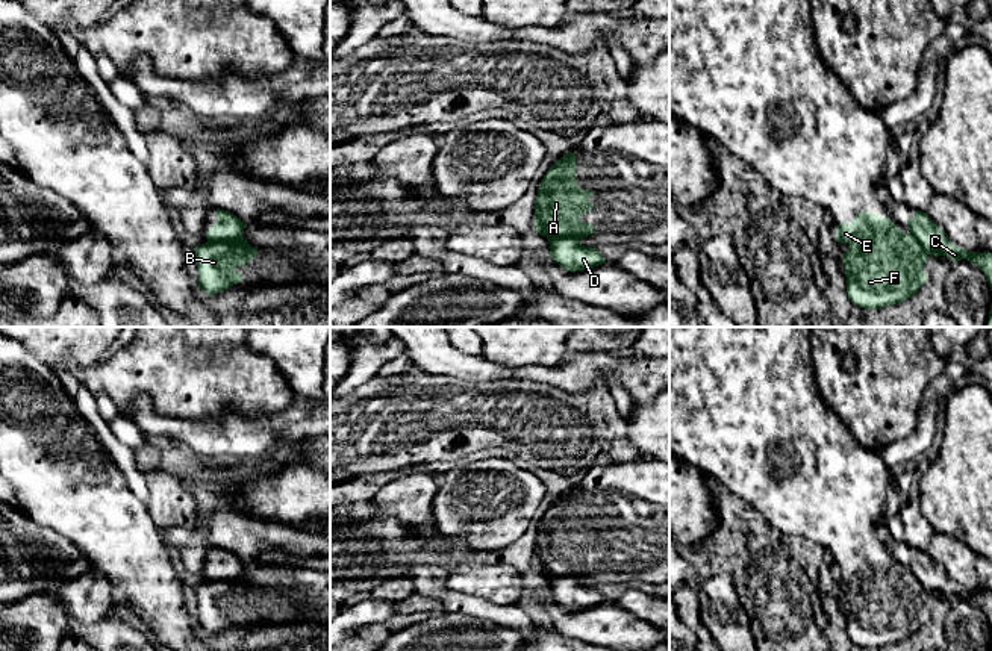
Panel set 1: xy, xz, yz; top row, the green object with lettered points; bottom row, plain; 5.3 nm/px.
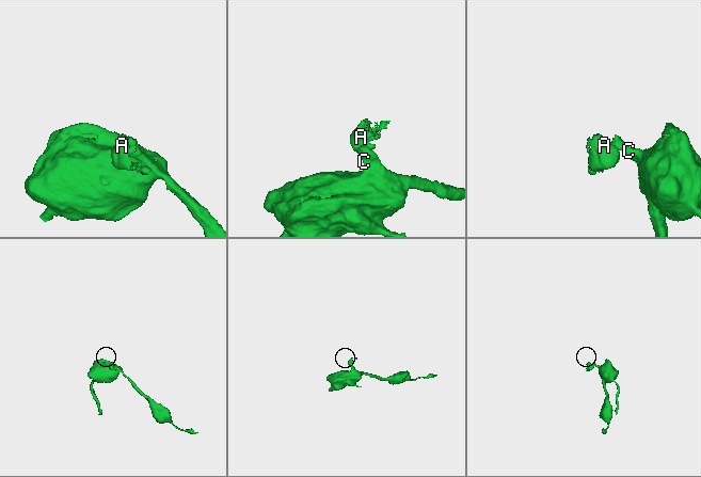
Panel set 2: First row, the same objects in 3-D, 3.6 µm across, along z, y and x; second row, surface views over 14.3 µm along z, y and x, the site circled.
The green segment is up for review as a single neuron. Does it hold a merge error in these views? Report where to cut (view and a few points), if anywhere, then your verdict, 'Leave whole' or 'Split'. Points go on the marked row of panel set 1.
Split along xy (243, 236), (233, 241), (208, 241). Split

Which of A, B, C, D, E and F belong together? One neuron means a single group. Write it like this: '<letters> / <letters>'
A B E F / C D

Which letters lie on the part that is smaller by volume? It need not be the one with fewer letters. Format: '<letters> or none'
A, B, E, F

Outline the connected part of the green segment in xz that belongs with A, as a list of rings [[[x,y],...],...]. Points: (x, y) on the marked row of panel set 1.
[[[569,151],[547,171],[535,201],[535,230],[547,238],[588,238],[595,226],[580,220],[595,206],[589,198],[597,192],[580,189],[576,176],[576,154]]]

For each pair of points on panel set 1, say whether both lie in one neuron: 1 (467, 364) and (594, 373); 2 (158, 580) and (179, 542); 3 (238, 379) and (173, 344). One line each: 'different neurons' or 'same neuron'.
1: same neuron
2: different neurons
3: same neuron

